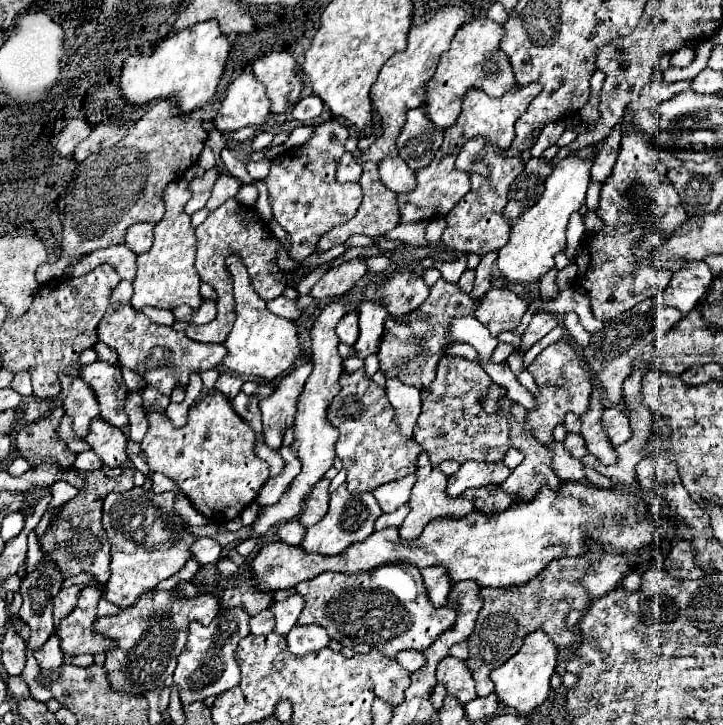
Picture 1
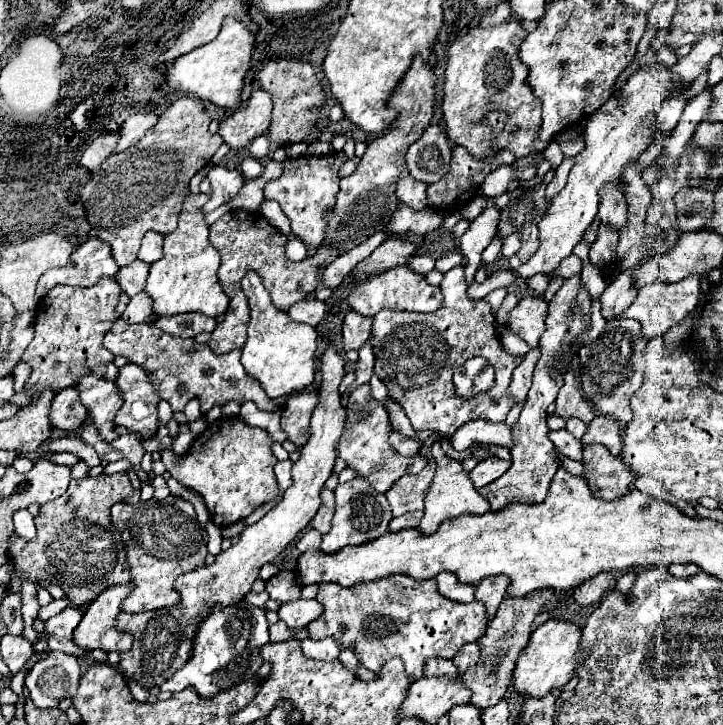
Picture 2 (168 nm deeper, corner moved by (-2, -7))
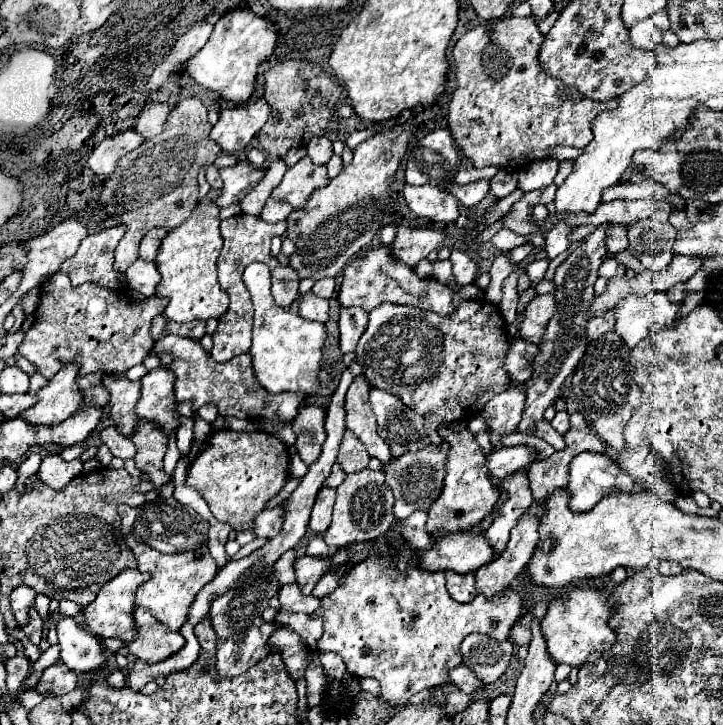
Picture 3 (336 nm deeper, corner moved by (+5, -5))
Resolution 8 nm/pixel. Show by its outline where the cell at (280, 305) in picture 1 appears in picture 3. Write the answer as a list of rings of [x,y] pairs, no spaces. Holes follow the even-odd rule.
[[[306,293],[298,299],[298,307],[300,307],[300,315],[304,319],[310,319],[310,321],[320,321],[320,323],[326,323],[328,321],[328,309],[330,309],[330,303],[322,297],[316,297],[312,293]]]

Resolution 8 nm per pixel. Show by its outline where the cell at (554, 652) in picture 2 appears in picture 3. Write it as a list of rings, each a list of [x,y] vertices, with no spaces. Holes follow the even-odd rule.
[[[580,585],[550,603],[546,617],[542,619],[542,631],[548,641],[548,653],[556,663],[568,663],[576,667],[582,665],[590,653],[608,651],[614,645],[616,633],[608,625],[610,617],[614,615],[614,607],[608,605],[608,597],[608,589]]]

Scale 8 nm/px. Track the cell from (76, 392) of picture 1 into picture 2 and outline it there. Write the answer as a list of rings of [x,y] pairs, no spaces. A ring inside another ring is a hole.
[[[85,375],[77,381],[77,391],[83,407],[87,409],[89,421],[97,427],[101,439],[113,441],[117,439],[115,429],[115,413],[121,407],[121,397],[113,385],[113,381],[107,381],[99,375]]]

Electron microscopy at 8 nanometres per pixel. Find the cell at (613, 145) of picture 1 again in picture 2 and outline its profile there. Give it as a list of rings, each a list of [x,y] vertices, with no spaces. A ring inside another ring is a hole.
[[[605,183],[605,187],[601,187],[601,207],[597,213],[603,223],[613,225],[615,229],[621,229],[627,223],[625,199],[619,189],[621,183]]]

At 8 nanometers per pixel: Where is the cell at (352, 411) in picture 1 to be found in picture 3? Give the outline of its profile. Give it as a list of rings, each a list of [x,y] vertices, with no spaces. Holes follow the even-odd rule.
[[[358,375],[346,393],[346,429],[358,435],[366,445],[370,457],[378,457],[382,463],[392,459],[390,447],[376,431],[376,417],[370,407],[370,389],[372,385],[366,377]]]

